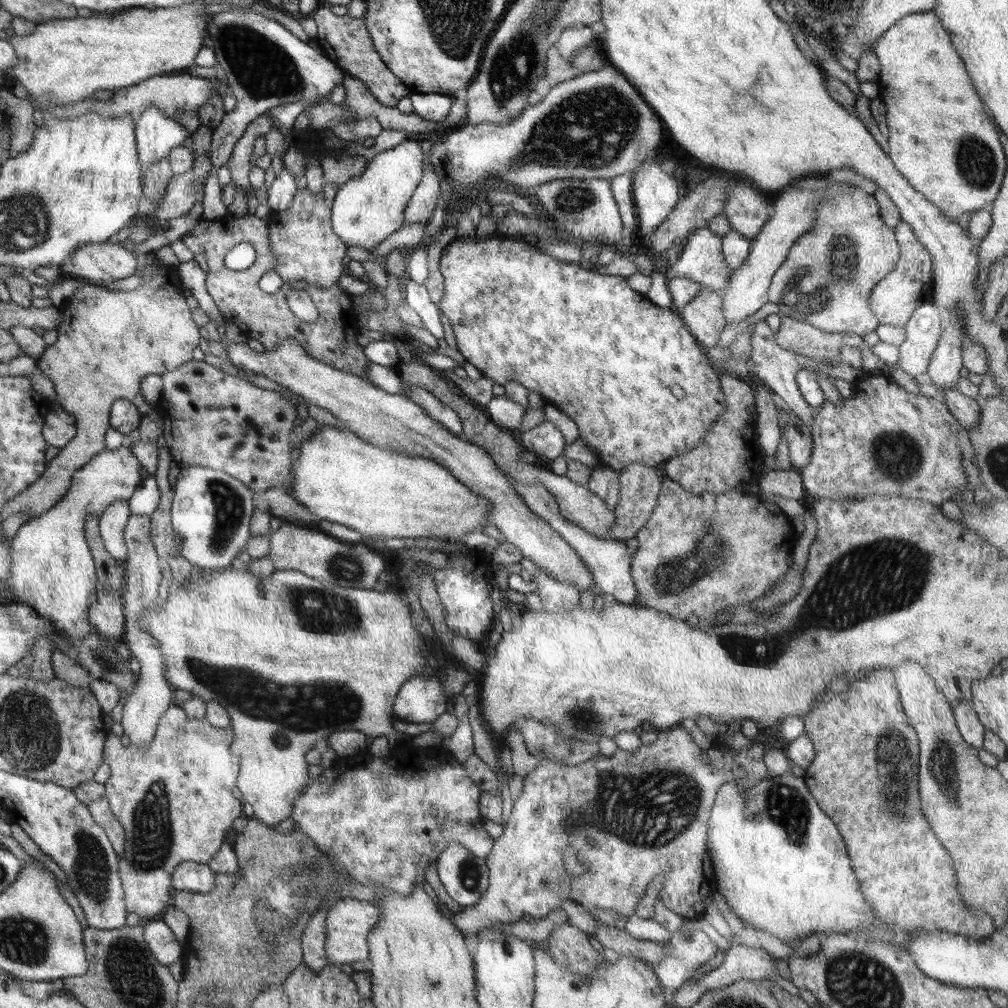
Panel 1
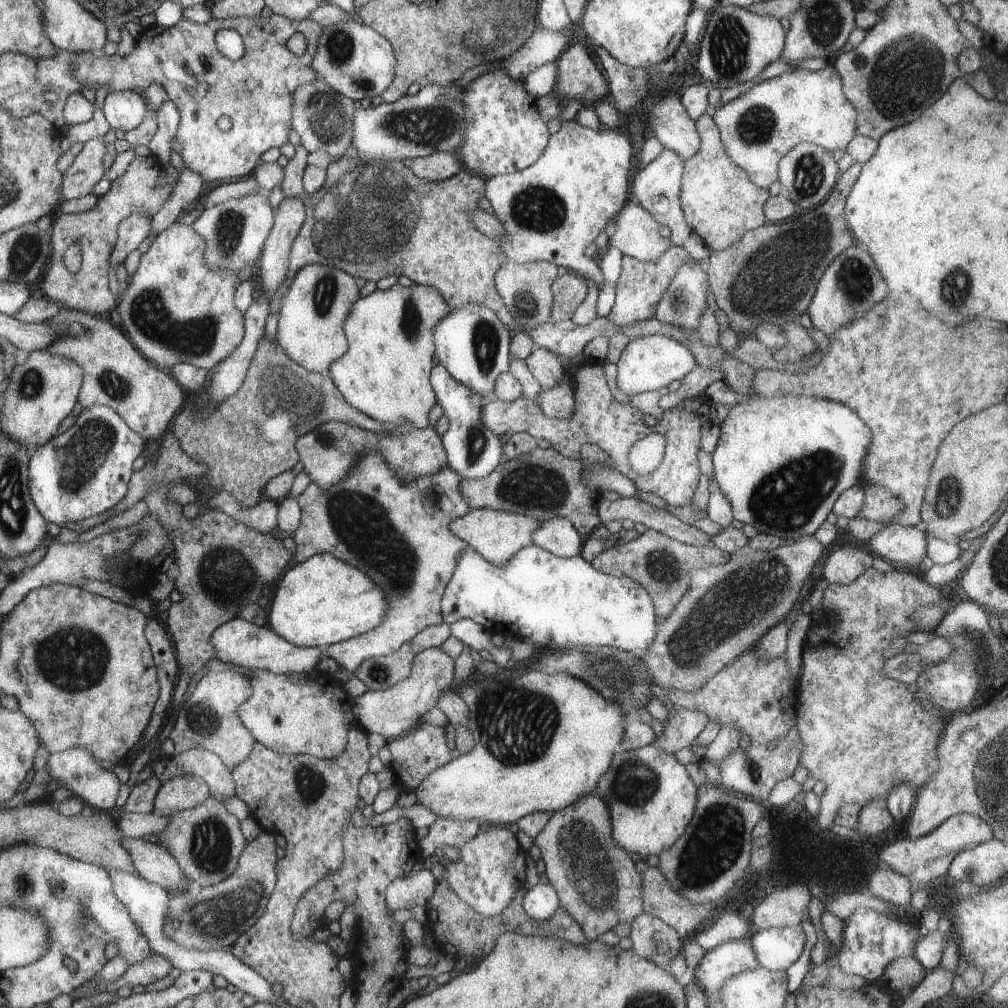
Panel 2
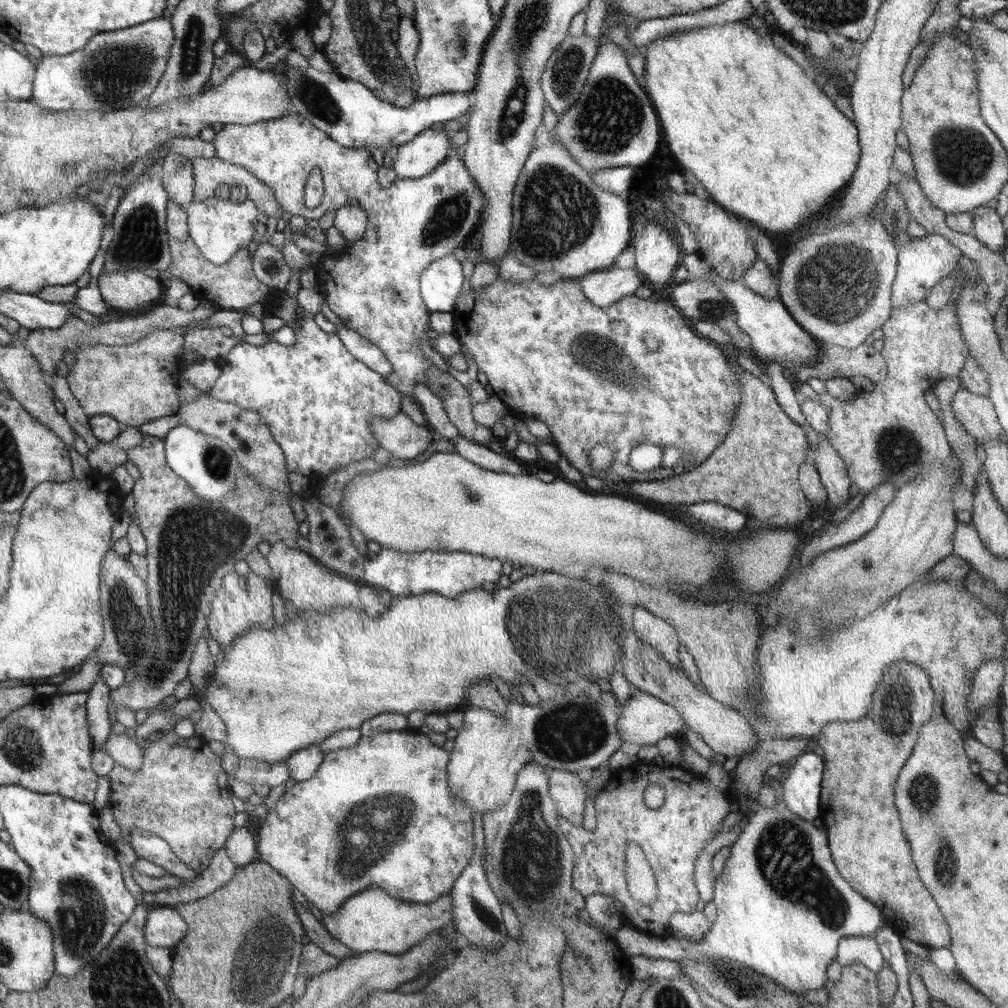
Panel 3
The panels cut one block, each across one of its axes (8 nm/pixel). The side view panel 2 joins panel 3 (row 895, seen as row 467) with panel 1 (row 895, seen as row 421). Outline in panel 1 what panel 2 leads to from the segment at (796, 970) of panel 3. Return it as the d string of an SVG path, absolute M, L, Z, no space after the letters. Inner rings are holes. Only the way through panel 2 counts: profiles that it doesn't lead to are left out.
M787 772L765 776L753 786L741 786L737 780L719 786L707 832L707 854L713 866L715 892L723 894L735 916L741 922L753 924L757 932L765 930L783 944L789 944L811 932L849 934L867 928L871 924L871 912L861 900L859 880L855 880L845 852L843 836L835 822L823 814L803 778Z

